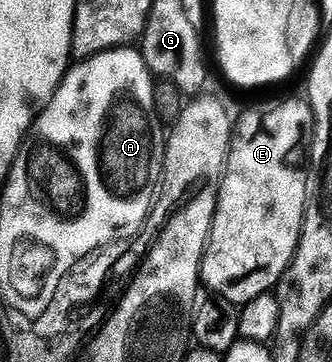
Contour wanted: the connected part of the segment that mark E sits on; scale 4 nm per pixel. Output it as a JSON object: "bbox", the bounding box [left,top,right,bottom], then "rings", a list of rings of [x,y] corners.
{"bbox":[201,97,313,304],"rings":[[[304,97],[285,98],[282,102],[265,102],[262,106],[253,106],[245,110],[235,122],[233,140],[229,143],[229,159],[225,162],[225,172],[221,175],[220,190],[217,194],[217,211],[213,227],[209,233],[209,242],[205,245],[205,255],[201,261],[201,281],[204,289],[209,289],[210,295],[234,304],[244,304],[255,300],[255,296],[270,293],[285,275],[285,270],[297,251],[301,239],[301,229],[305,223],[305,205],[309,199],[309,176],[307,173],[307,159],[311,154],[311,135],[313,133],[313,108]]]}

